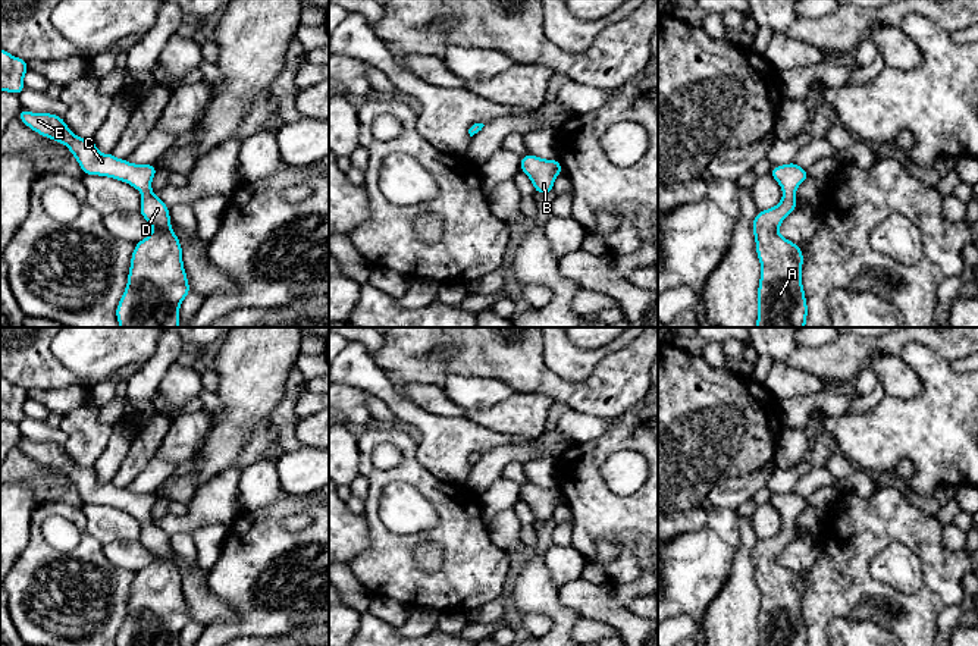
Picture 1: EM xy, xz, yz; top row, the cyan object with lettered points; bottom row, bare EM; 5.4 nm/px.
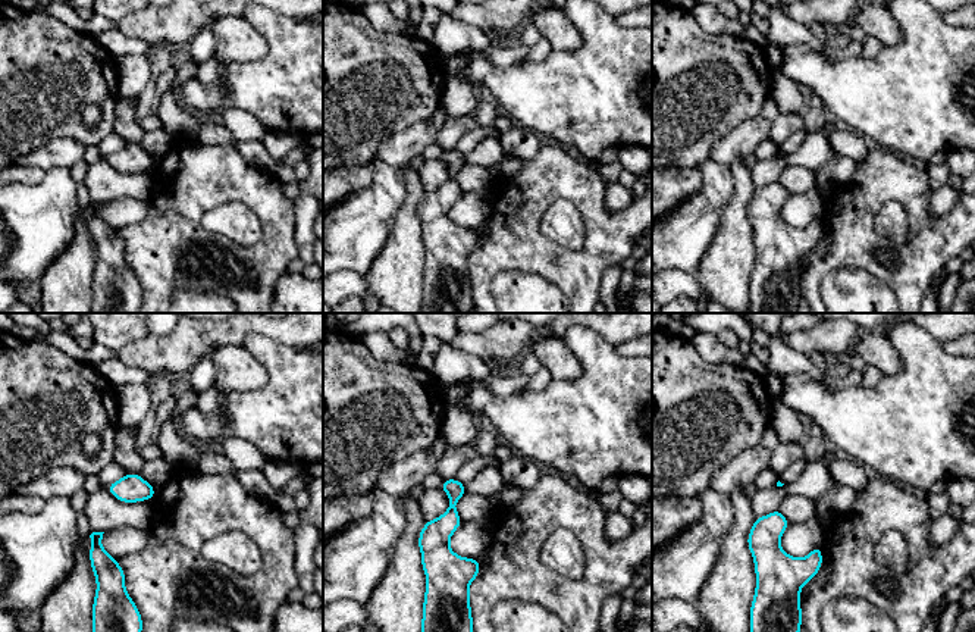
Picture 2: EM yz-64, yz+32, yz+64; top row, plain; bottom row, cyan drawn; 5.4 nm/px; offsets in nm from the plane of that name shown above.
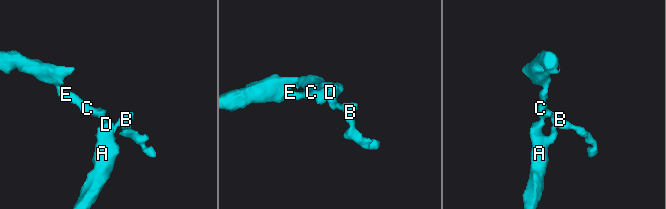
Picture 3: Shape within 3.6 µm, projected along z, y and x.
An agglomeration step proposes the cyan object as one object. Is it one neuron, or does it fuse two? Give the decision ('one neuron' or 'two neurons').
one neuron

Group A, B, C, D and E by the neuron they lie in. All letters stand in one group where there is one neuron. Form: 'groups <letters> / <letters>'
groups A B C D E

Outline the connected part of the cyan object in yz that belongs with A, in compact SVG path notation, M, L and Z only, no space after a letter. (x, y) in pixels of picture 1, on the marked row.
M794 162L774 166L769 175L784 195L772 208L758 211L752 223L756 255L761 263L756 327L805 327L808 304L800 280L803 251L783 238L778 226L797 207L794 192L811 179Z

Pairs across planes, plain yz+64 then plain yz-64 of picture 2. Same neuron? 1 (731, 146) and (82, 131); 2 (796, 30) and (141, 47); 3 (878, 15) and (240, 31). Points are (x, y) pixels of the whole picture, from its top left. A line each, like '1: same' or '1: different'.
1: different
2: same
3: same

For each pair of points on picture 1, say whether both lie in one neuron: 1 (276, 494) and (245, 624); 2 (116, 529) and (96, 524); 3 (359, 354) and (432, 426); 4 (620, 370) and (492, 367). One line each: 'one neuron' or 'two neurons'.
1: two neurons
2: one neuron
3: one neuron
4: one neuron

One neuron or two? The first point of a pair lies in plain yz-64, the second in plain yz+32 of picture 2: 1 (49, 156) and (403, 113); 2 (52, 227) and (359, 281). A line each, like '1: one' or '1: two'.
1: two
2: two

